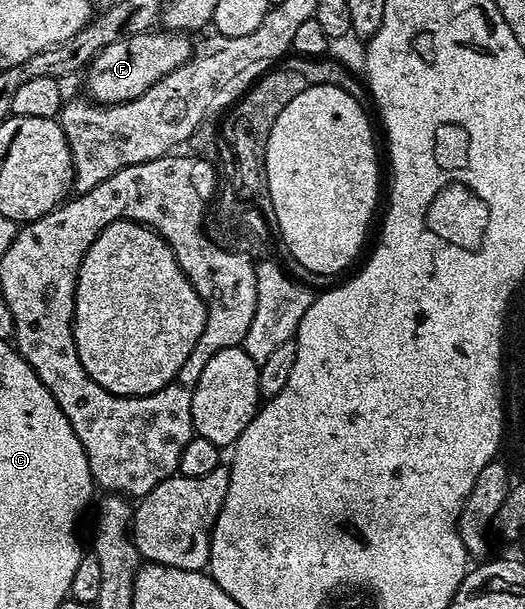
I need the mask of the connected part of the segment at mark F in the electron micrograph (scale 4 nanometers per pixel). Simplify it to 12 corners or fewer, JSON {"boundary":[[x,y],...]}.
{"boundary":[[185,32],[104,46],[85,69],[89,99],[140,98],[192,55]]}

